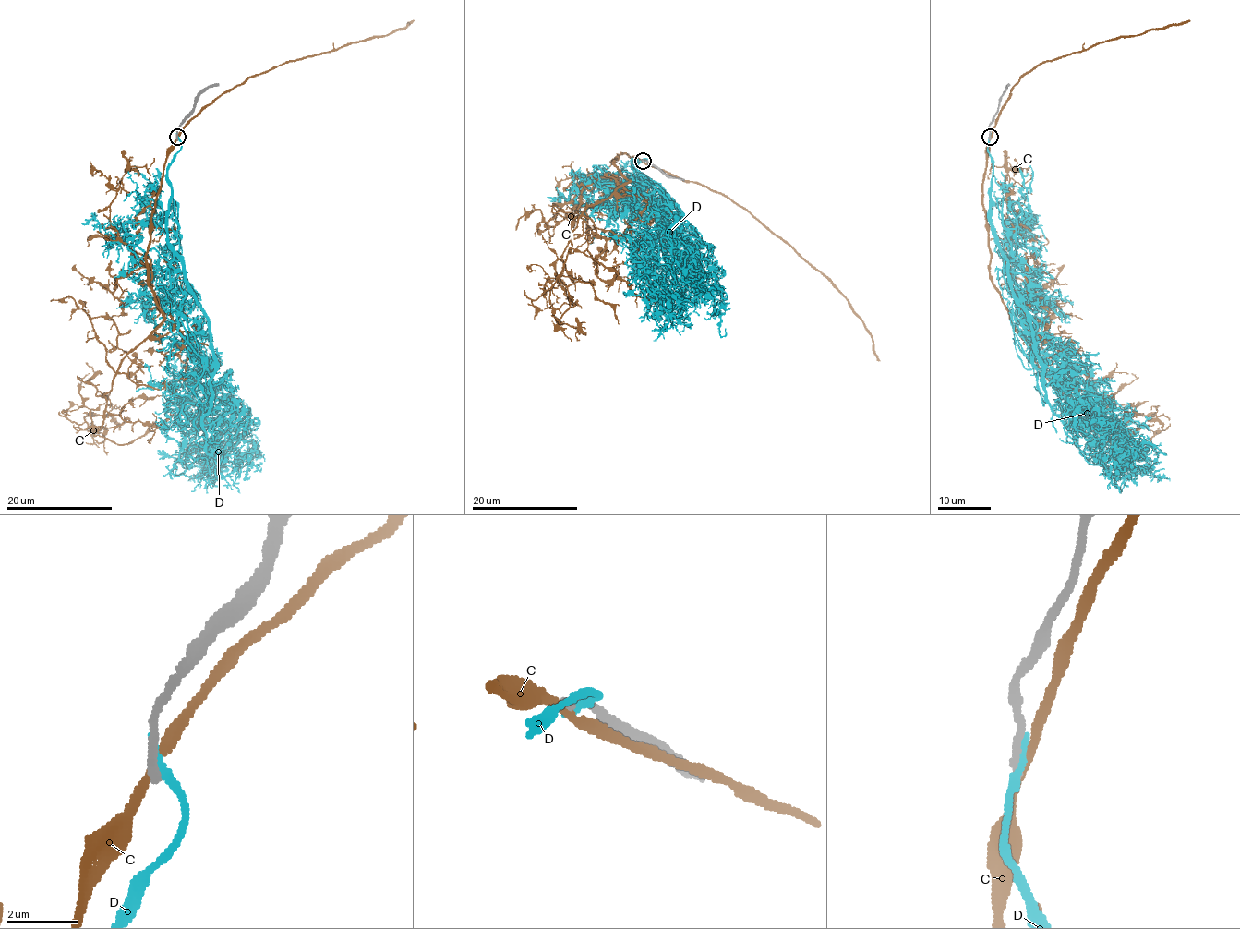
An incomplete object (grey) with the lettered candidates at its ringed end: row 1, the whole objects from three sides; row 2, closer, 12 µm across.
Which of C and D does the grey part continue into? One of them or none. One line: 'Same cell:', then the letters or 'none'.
Same cell: D

